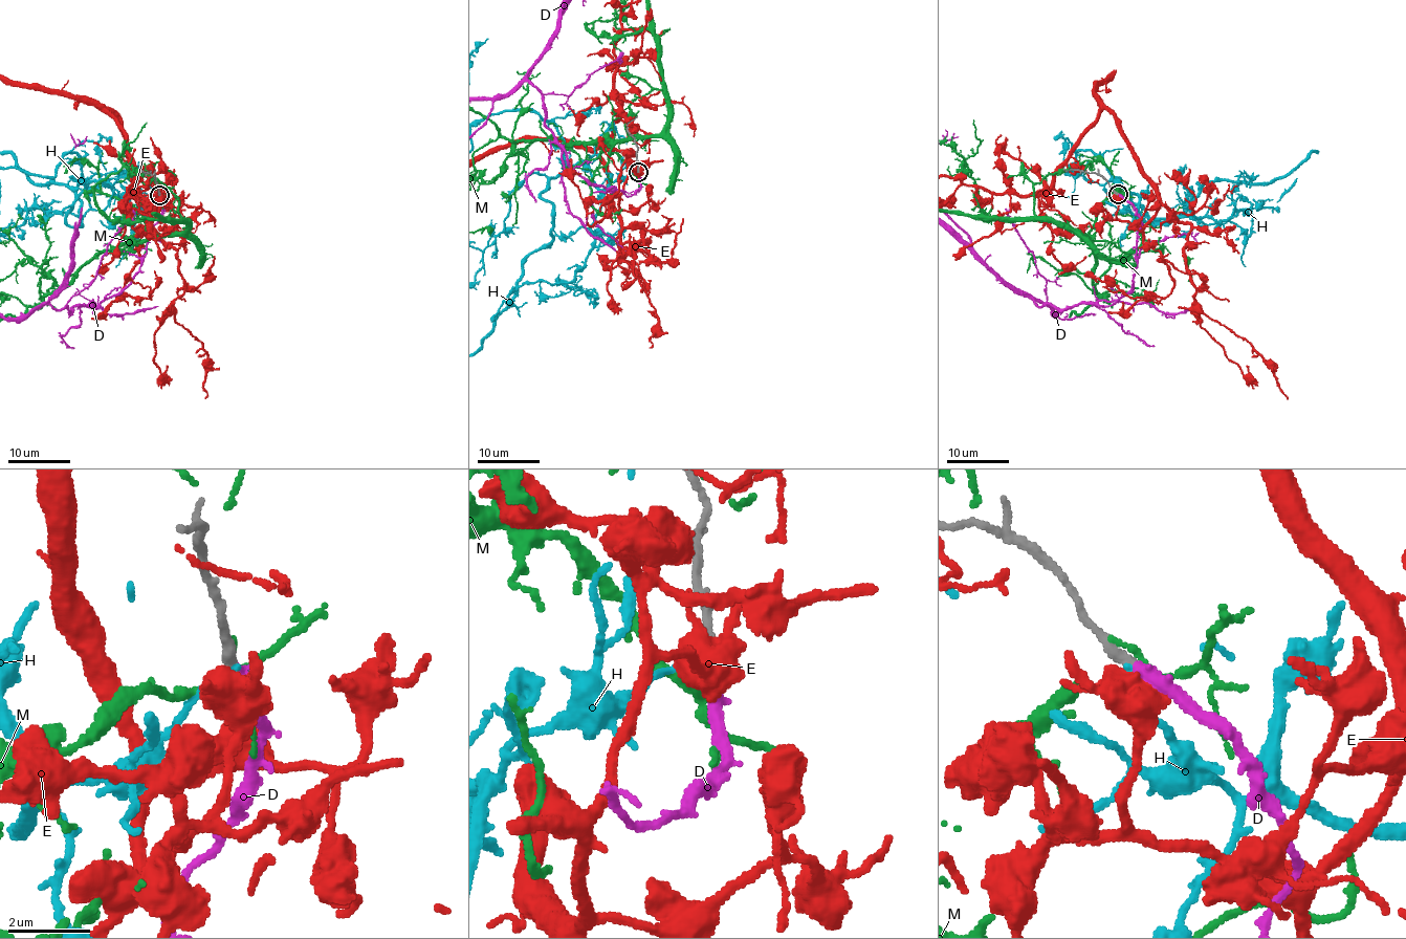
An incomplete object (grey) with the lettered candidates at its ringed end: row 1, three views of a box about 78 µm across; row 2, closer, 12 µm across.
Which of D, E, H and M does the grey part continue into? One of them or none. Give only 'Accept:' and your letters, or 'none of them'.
Accept: D

